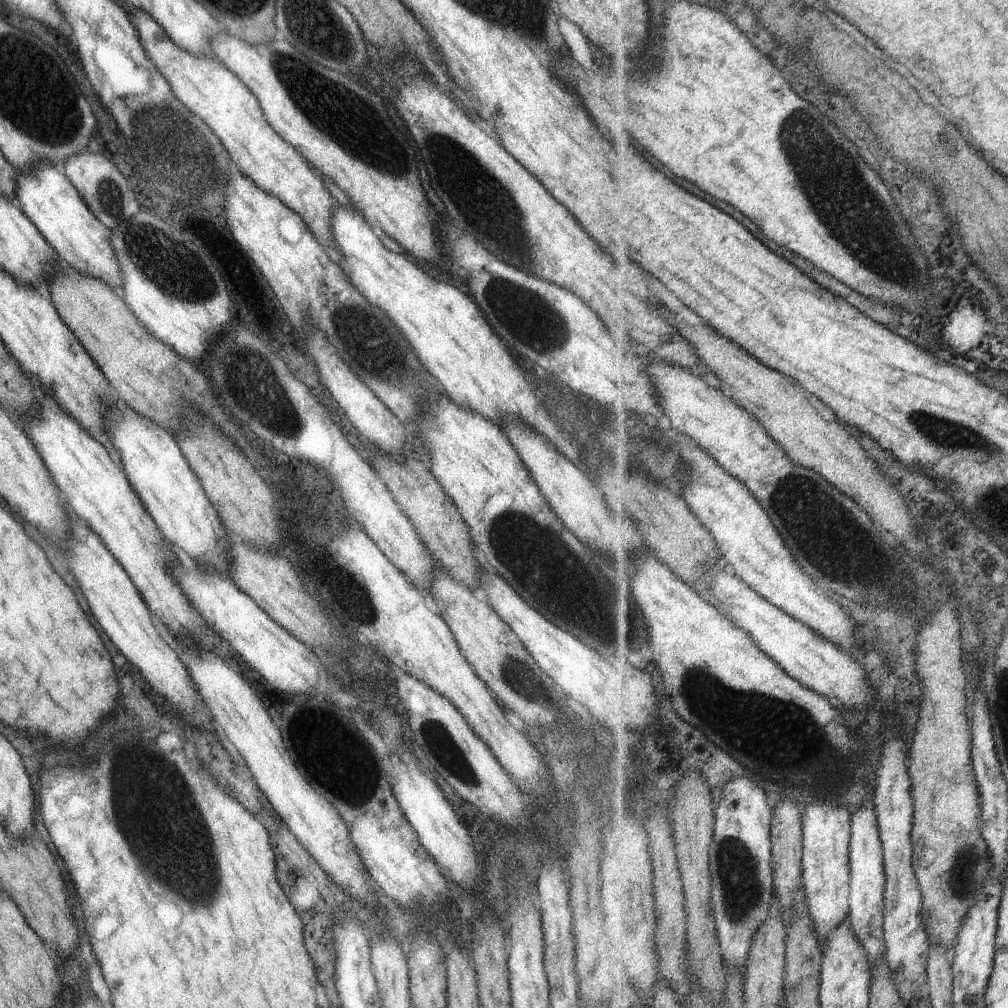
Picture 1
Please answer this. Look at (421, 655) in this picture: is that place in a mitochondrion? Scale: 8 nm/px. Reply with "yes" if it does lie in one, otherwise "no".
no

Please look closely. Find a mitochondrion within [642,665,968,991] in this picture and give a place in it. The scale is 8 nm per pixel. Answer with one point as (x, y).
(742, 882)

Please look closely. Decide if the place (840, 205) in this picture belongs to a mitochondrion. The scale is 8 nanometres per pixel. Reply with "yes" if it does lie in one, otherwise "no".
yes

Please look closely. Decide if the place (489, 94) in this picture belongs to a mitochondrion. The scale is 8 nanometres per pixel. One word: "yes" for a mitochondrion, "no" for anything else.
no

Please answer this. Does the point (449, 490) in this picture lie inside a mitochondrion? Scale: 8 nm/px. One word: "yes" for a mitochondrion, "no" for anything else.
no

